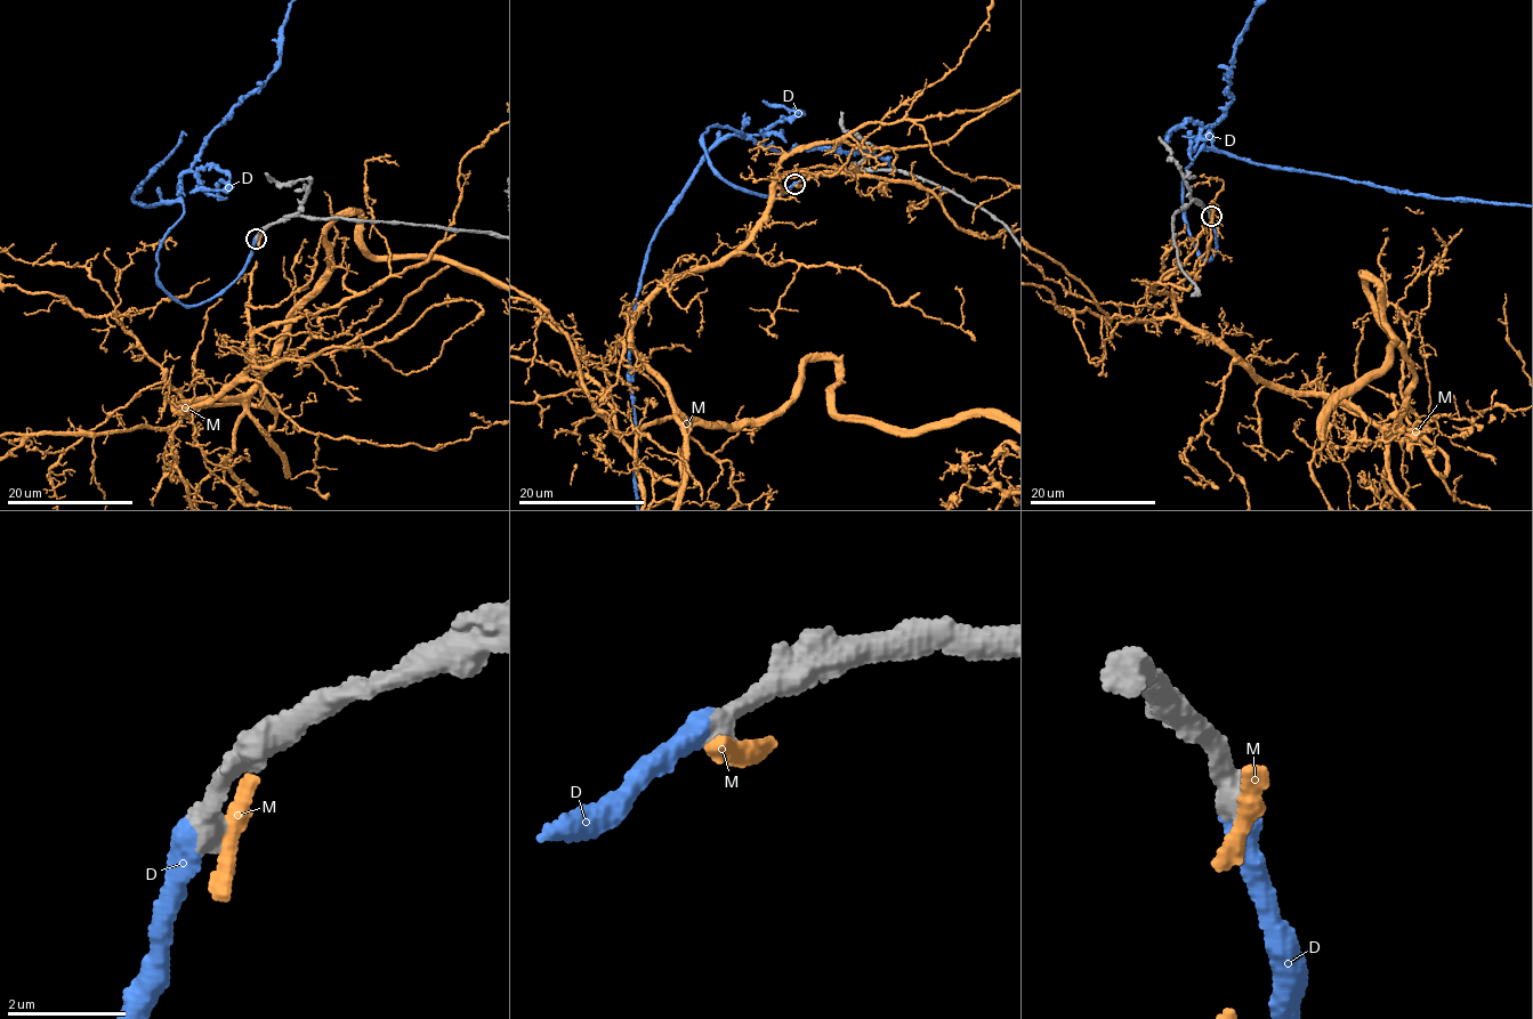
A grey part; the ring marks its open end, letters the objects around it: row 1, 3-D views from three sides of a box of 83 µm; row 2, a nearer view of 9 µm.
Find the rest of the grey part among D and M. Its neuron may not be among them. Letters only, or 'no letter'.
D

